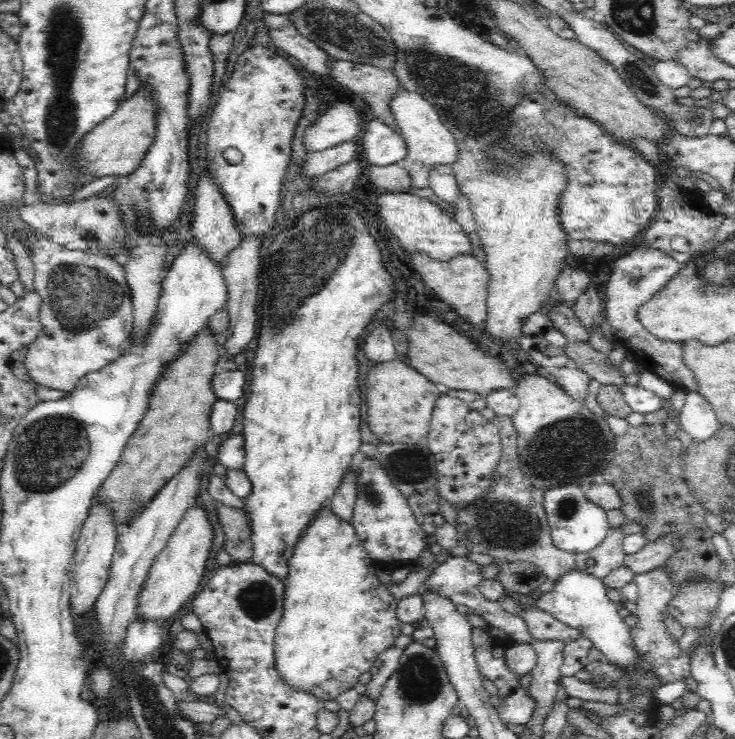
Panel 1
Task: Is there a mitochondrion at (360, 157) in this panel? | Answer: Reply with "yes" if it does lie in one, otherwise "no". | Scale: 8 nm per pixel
no

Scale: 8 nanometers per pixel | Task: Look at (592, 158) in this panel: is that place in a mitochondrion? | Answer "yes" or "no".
no

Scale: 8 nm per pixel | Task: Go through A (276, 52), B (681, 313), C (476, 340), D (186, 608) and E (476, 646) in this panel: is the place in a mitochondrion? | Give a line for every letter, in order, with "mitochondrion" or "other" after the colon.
A: other
B: other
C: other
D: other
E: other

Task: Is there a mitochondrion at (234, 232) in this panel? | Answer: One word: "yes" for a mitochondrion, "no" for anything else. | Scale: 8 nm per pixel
no

